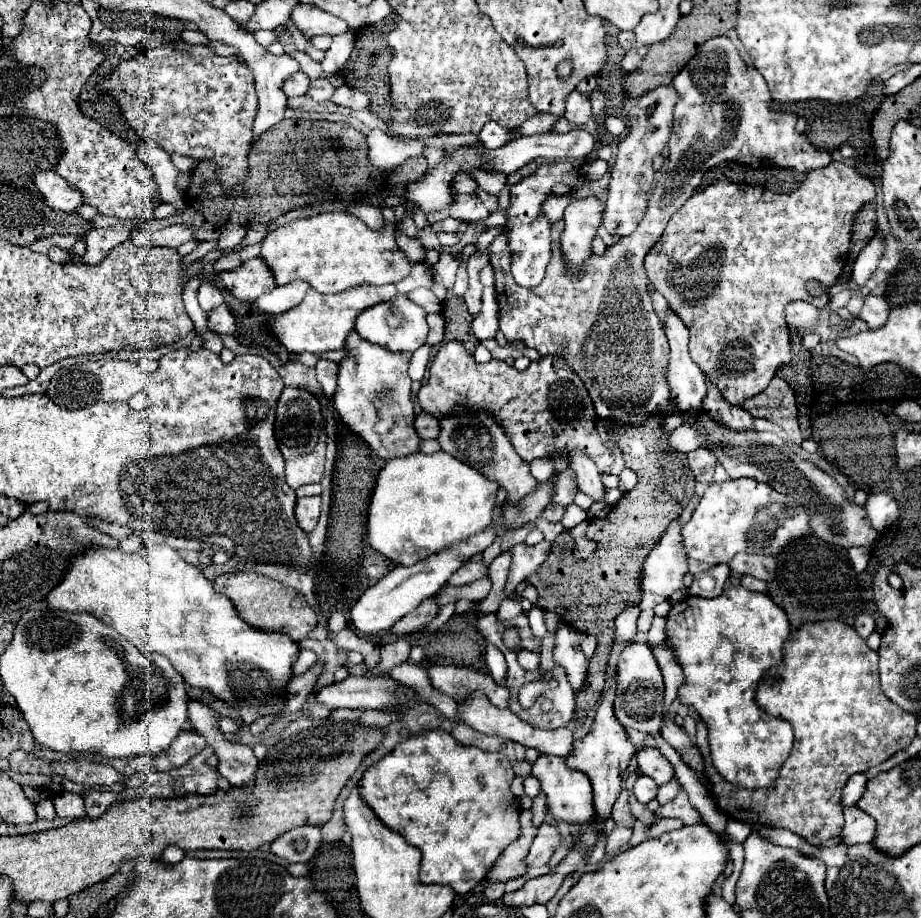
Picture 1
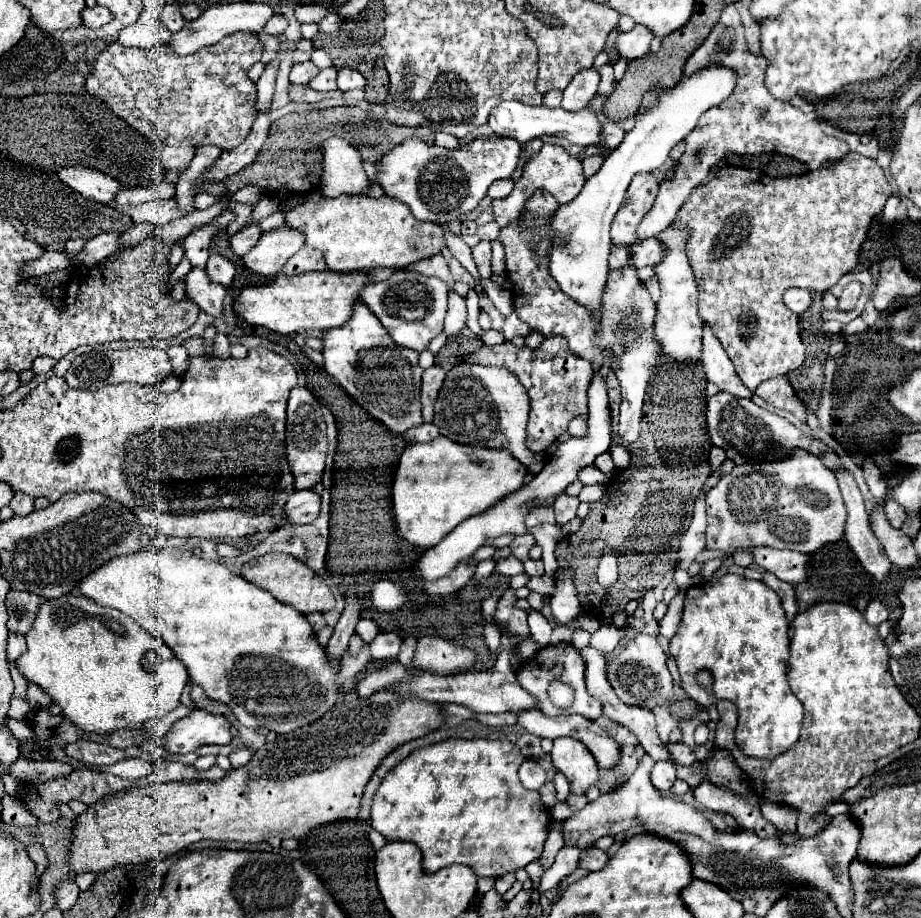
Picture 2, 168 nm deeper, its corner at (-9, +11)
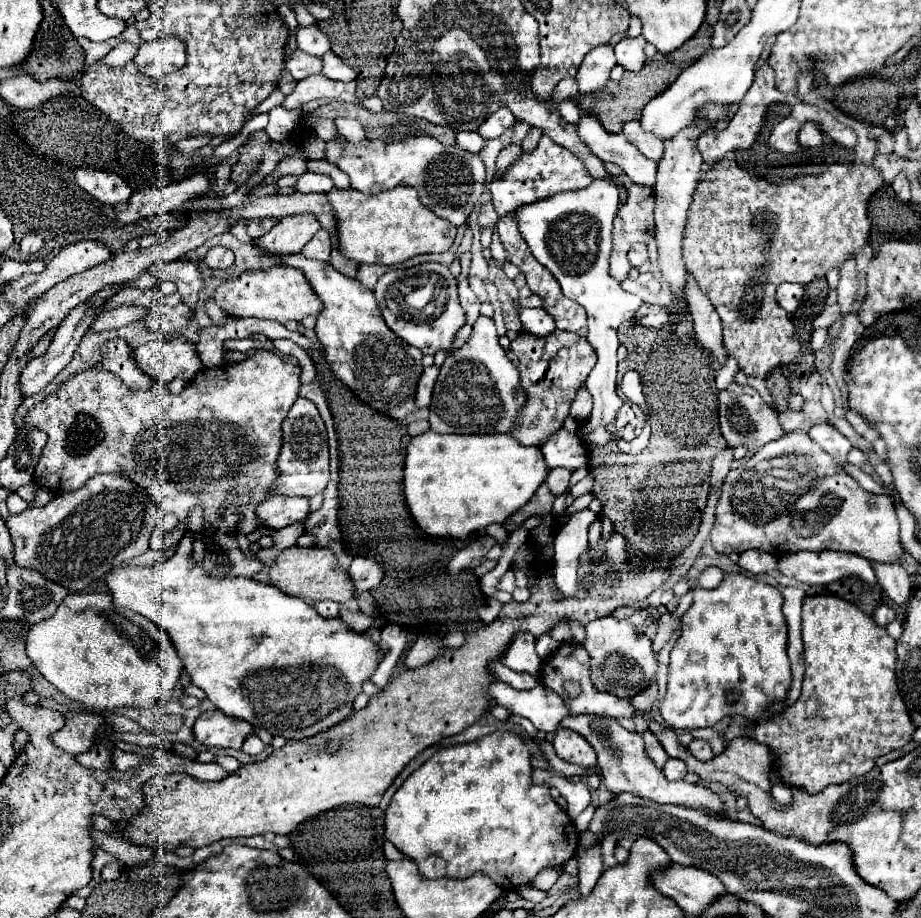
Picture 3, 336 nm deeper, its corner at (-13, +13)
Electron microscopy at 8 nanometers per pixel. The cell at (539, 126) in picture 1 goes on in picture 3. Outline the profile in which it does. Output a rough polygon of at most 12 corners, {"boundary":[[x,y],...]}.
{"boundary":[[561,80],[555,88],[553,102],[563,102],[577,92],[575,80]]}

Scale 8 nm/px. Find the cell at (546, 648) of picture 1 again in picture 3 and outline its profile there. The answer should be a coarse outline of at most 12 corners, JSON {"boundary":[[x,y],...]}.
{"boundary":[[591,510],[573,514],[555,536],[553,578],[575,596]]}

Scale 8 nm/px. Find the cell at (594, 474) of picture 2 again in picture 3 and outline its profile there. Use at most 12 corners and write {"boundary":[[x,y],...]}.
{"boundary":[[565,428],[541,446],[549,468],[587,468],[577,434]]}

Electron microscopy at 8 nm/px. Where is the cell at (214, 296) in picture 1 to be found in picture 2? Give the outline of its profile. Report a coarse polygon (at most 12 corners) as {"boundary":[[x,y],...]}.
{"boundary":[[211,254],[205,270],[213,282],[229,286],[235,264]]}

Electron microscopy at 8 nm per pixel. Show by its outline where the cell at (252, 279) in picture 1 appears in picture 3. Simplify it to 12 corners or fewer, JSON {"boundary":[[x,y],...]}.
{"boundary":[[289,216],[253,244],[279,258],[299,254],[321,224]]}

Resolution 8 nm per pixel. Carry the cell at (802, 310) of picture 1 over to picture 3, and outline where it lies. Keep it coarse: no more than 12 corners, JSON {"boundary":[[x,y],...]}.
{"boundary":[[781,284],[777,302],[789,314],[799,308],[805,288]]}

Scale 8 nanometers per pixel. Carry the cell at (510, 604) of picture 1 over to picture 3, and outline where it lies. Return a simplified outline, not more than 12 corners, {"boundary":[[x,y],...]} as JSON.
{"boundary":[[495,680],[485,694],[511,714],[555,732],[571,714],[543,684],[515,690]]}

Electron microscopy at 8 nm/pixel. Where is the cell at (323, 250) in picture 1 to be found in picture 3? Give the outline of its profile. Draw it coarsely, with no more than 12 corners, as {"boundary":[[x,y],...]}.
{"boundary":[[397,186],[327,194],[357,264],[445,252],[457,228]]}

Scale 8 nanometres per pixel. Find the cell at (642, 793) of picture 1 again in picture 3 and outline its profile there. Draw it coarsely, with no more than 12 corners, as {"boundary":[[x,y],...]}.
{"boundary":[[669,758],[663,766],[667,780],[681,780],[687,774],[685,762]]}

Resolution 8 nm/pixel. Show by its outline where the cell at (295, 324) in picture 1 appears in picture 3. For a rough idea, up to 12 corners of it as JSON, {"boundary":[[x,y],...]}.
{"boundary":[[293,266],[245,272],[217,288],[229,316],[285,324],[323,304]]}

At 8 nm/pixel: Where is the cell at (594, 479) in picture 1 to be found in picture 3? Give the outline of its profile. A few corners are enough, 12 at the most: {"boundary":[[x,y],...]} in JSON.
{"boundary":[[583,386],[571,404],[571,416],[585,422],[591,414],[591,396]]}

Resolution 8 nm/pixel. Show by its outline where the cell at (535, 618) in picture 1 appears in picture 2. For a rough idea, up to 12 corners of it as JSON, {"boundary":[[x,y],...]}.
{"boundary":[[537,610],[529,612],[531,638],[549,646],[553,628]]}

